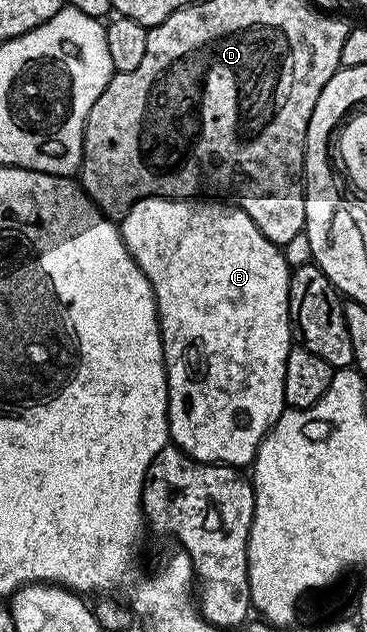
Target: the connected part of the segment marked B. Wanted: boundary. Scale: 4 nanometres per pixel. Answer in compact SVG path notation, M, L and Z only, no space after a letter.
M142 198L129 208L129 212L118 223L119 234L123 238L123 243L128 252L133 256L133 260L141 268L141 272L149 280L149 284L155 293L155 303L159 306L159 331L163 337L163 359L167 369L167 433L170 441L178 446L184 454L194 458L196 462L209 462L220 466L233 466L236 468L250 467L255 461L255 454L259 451L259 445L263 442L264 436L273 428L273 424L283 415L285 409L285 360L289 356L293 345L293 331L291 328L291 313L289 312L289 288L291 287L292 267L288 266L282 249L275 246L264 236L261 228L253 224L253 220L247 213L239 209L234 204L228 204L223 200L192 200L190 198Z

